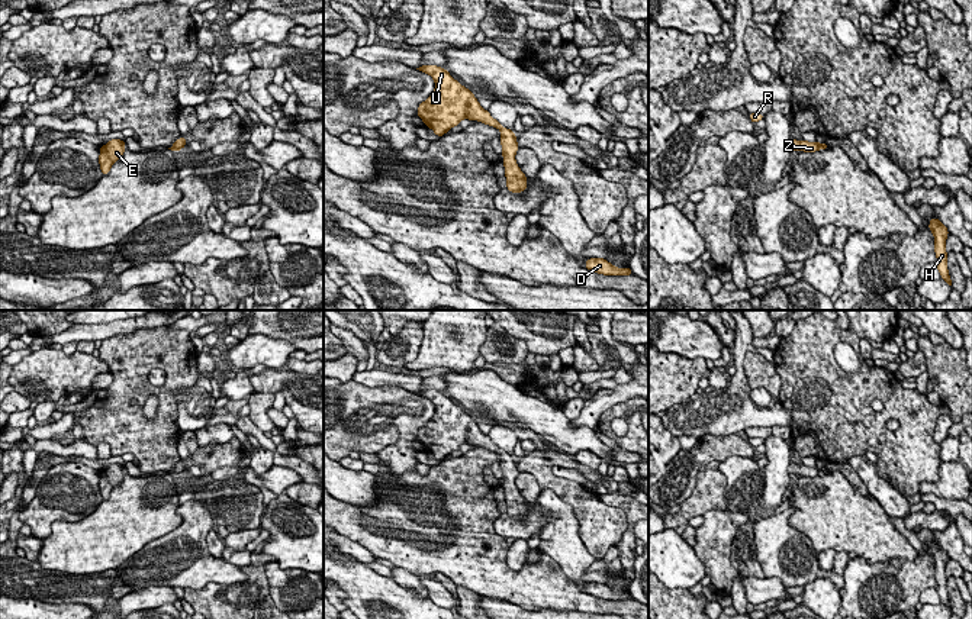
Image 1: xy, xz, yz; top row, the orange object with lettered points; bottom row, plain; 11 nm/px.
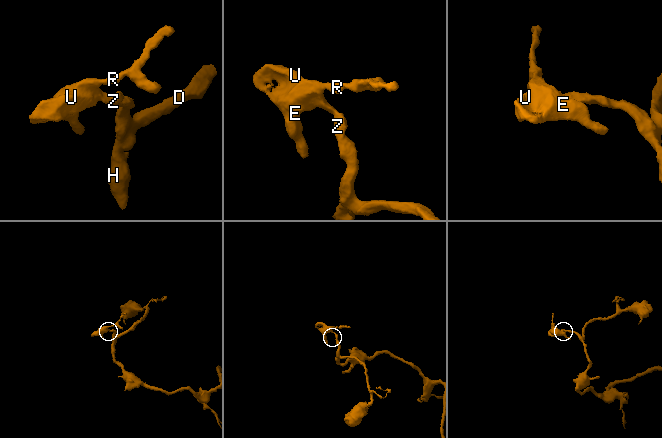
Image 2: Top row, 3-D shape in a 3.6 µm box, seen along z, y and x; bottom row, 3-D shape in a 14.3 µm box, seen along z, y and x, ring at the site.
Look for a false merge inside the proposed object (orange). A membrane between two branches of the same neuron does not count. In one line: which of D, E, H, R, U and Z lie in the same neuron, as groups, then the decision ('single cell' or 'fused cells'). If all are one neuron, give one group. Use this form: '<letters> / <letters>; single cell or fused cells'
D E H R U Z; single cell

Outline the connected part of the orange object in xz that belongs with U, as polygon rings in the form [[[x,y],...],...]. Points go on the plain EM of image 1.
[[[421,390],[416,393],[429,399],[435,406],[432,419],[418,431],[416,441],[425,451],[431,452],[437,461],[450,457],[458,451],[461,444],[477,445],[501,455],[501,468],[506,513],[512,518],[522,518],[527,513],[527,500],[519,494],[515,478],[519,474],[516,460],[512,454],[503,452],[496,444],[485,435],[474,419],[454,404],[445,393],[437,390]]]

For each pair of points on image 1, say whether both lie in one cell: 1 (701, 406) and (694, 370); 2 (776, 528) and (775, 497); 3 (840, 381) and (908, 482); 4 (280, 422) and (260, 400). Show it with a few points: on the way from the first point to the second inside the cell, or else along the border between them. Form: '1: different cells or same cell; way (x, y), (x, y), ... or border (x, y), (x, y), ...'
1: different cells; border (695, 393), (686, 402)
2: different cells; border (762, 518), (755, 524)
3: same cell; way (850, 406), (850, 410), (897, 457)
4: different cells; border (270, 406), (269, 416), (277, 426)

